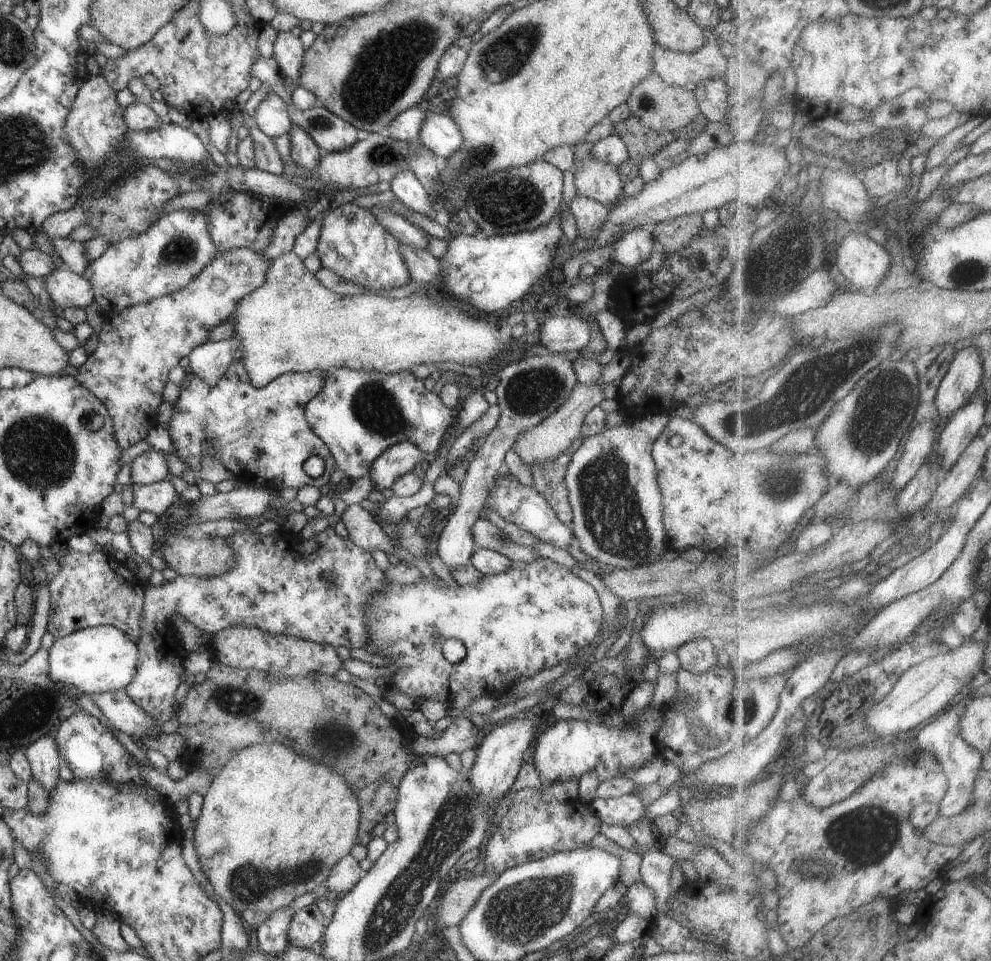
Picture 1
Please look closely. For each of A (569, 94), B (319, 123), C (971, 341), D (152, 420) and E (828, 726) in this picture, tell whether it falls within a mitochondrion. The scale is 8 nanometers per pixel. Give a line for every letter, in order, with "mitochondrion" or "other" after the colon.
A: other
B: mitochondrion
C: other
D: other
E: other

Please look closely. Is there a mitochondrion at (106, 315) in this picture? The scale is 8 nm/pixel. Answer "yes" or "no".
no

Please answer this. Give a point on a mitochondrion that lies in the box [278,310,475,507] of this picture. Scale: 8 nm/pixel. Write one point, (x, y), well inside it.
(376, 409)

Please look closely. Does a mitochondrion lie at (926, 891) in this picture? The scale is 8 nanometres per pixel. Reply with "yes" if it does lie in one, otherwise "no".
no

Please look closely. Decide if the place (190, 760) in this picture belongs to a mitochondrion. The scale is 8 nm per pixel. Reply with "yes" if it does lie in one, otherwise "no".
no

